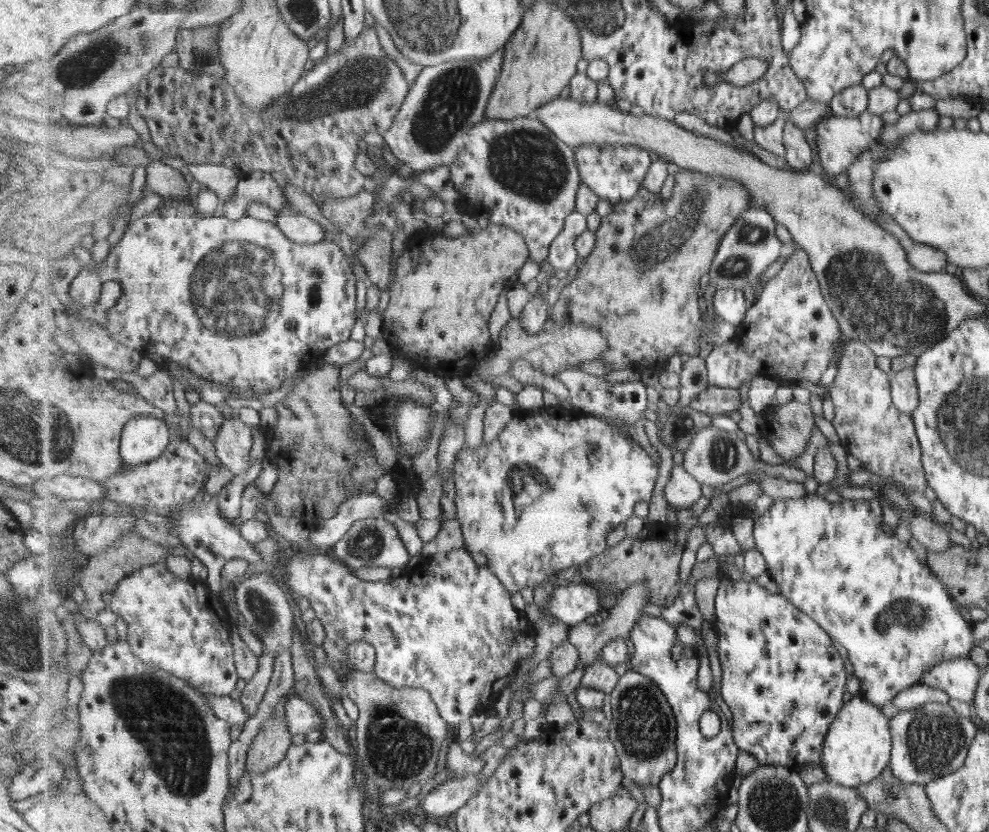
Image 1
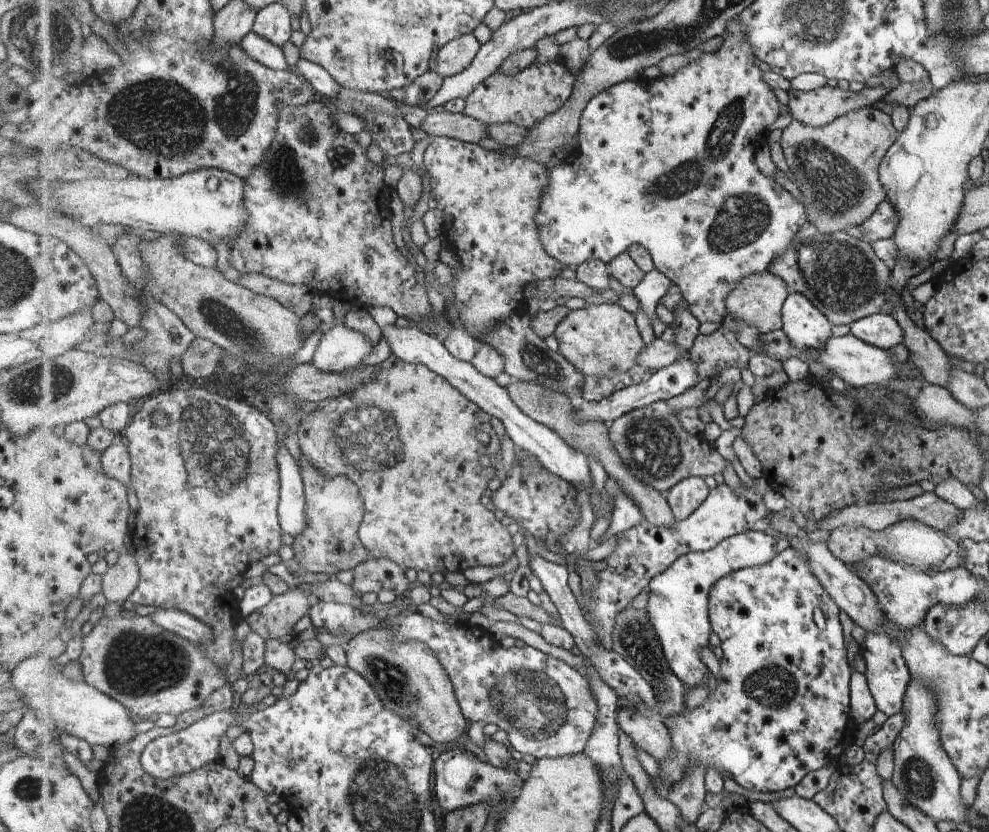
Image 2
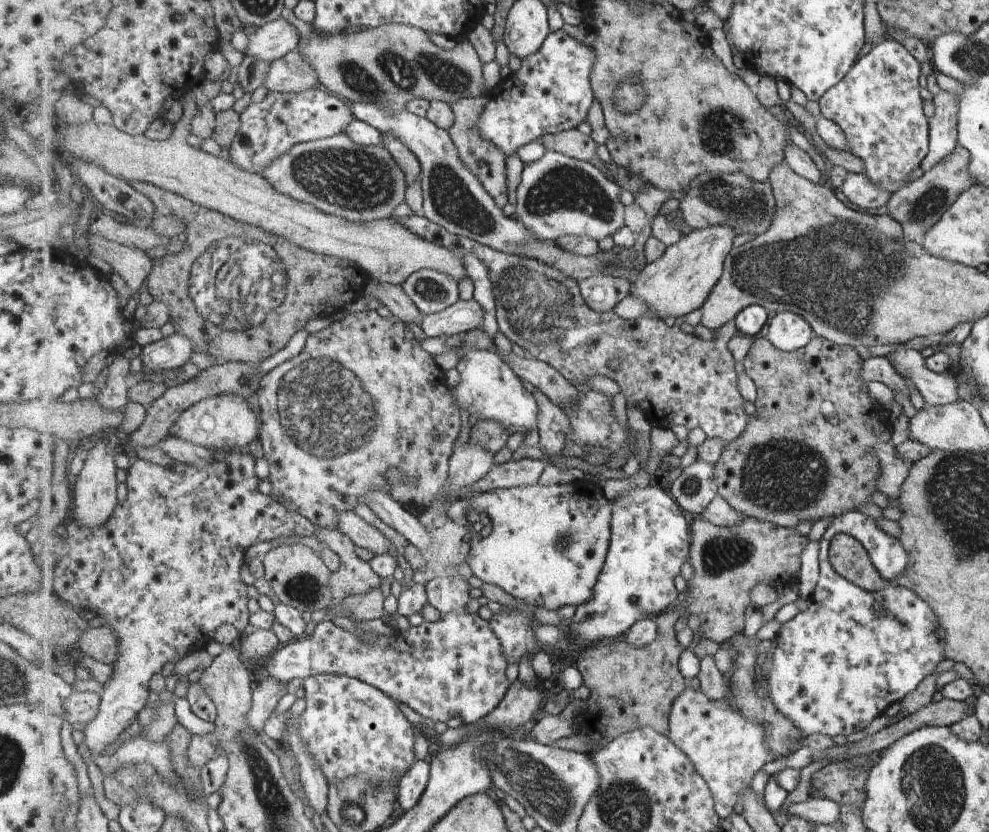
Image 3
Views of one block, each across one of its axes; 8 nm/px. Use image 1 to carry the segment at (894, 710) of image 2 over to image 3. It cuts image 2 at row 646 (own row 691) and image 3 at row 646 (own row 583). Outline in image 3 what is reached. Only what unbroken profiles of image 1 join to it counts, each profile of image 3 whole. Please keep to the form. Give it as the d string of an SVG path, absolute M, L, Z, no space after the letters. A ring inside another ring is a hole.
M849 511L834 517L819 541L820 578L815 592L819 600L808 603L805 611L801 611L793 620L781 626L765 688L766 692L771 694L779 712L783 712L803 732L803 736L848 736L867 728L870 722L885 712L887 706L900 701L905 694L909 694L919 685L941 660L943 650L931 634L938 625L935 624L935 614L931 614L927 603L919 600L911 590L899 588L893 582L893 578L903 572L903 566L907 565L905 550L897 538L883 532L875 524L875 519L867 516L865 512ZM839 533L854 536L868 549L885 580L877 591L865 590L837 572L835 559L830 556L830 546ZM874 602L884 606L884 614L875 614Z

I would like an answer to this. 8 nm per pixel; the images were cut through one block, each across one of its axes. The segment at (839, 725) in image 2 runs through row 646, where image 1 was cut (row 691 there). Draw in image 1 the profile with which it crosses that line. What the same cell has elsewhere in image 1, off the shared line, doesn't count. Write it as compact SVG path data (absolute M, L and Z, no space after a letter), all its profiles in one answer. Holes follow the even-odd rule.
M749 577L735 580L722 581L716 598L716 612L712 621L718 642L719 662L722 669L721 696L733 714L732 731L735 744L741 752L752 754L761 765L783 765L793 772L799 773L806 764L821 765L824 756L824 744L833 721L838 717L844 707L843 694L847 692L847 670L845 670L844 652L832 636L813 617L805 614L786 597L780 594L771 594L767 588L759 586L757 581Z

